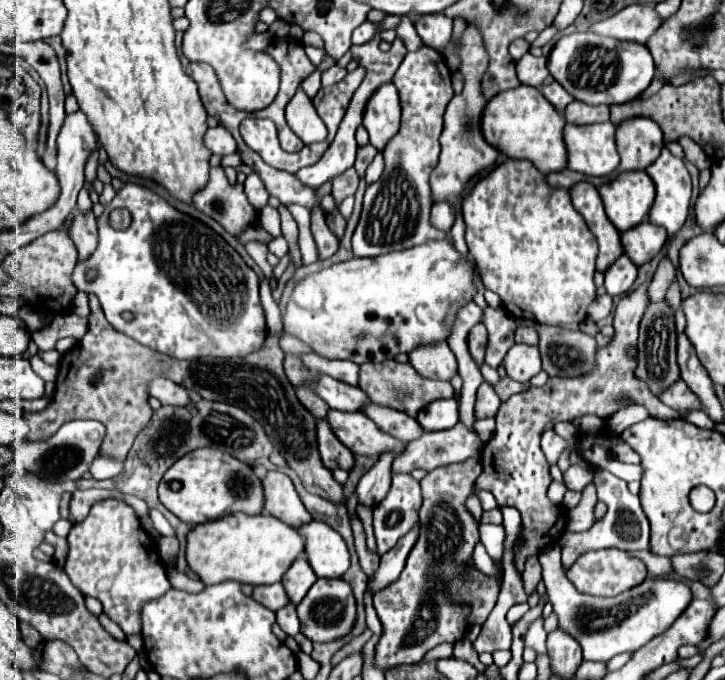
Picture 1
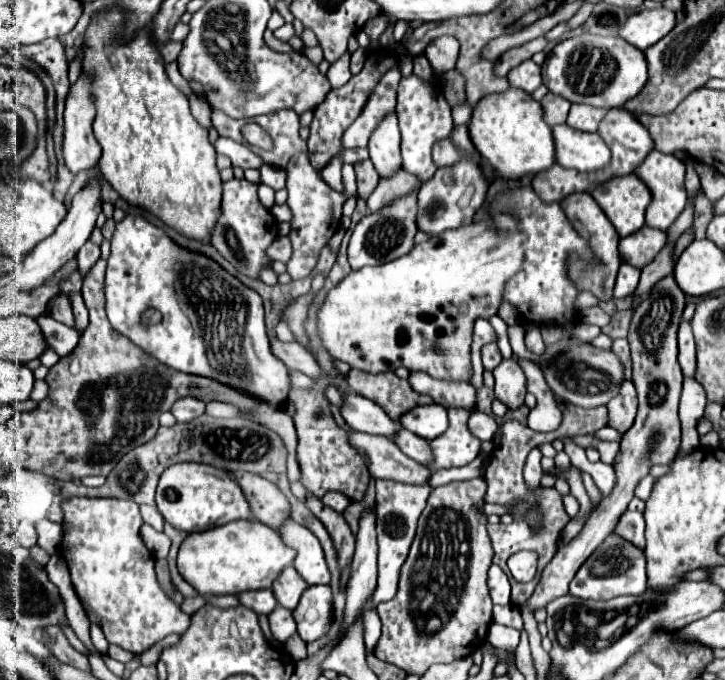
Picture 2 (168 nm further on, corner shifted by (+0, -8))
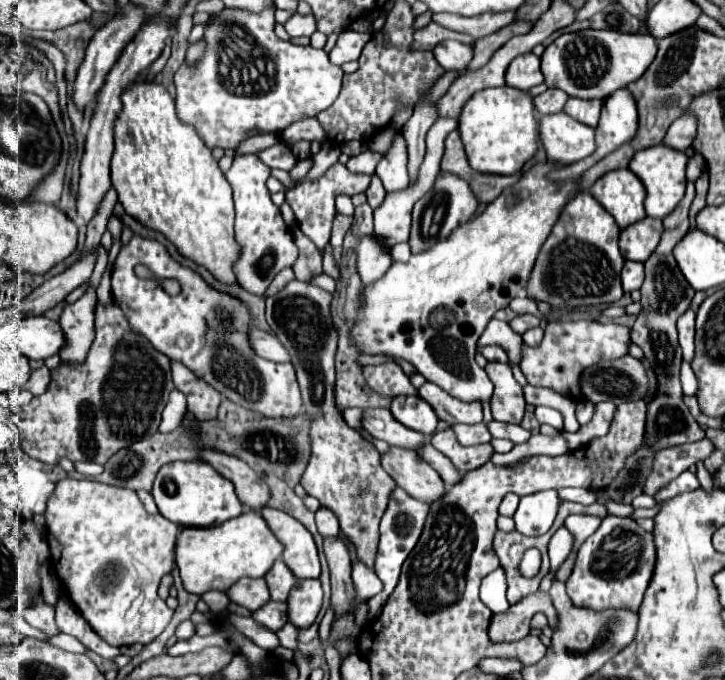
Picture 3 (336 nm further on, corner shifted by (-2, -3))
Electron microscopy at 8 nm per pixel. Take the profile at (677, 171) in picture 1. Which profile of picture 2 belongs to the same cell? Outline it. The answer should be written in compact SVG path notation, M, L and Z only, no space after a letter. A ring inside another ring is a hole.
M651 151L647 155L647 159L637 167L635 175L651 189L653 201L647 207L645 213L645 223L649 227L657 227L661 231L667 231L669 225L681 215L681 211L687 205L687 191L685 191L685 165L681 159L677 159L675 155L665 155L659 151Z

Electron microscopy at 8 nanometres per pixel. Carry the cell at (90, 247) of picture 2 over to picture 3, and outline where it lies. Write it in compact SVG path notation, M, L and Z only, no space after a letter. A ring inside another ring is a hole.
M89 286L83 298L68 304L63 310L59 324L65 332L67 344L59 352L61 364L81 364L87 358L87 352L95 338L95 328L93 328L95 302L97 302L95 290Z

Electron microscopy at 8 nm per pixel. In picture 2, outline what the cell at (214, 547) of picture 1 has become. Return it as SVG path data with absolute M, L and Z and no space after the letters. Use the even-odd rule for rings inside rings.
M247 519L201 533L189 533L181 543L177 567L199 595L237 595L253 589L271 589L283 567L289 567L293 561L295 551L283 543L279 531Z

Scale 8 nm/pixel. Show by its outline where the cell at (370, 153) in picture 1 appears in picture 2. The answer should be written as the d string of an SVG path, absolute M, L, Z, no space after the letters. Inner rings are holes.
M369 159L361 161L361 163L355 163L355 173L357 173L359 197L367 199L369 193L375 189L377 181L379 181L379 173L375 171L375 167L373 167L373 163Z

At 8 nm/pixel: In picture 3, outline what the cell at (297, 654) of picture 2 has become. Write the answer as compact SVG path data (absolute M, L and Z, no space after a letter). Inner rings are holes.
M287 622L287 624L277 632L277 638L279 638L279 644L281 644L281 646L291 648L291 650L297 648L297 628L295 628L291 622Z

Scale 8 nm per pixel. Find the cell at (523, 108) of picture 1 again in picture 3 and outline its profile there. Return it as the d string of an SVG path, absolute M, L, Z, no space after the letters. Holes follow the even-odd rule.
M503 86L503 88L485 88L473 94L465 102L459 114L459 134L465 146L469 166L477 172L489 174L515 174L527 160L535 156L537 150L537 118L533 110L533 100L527 92Z

